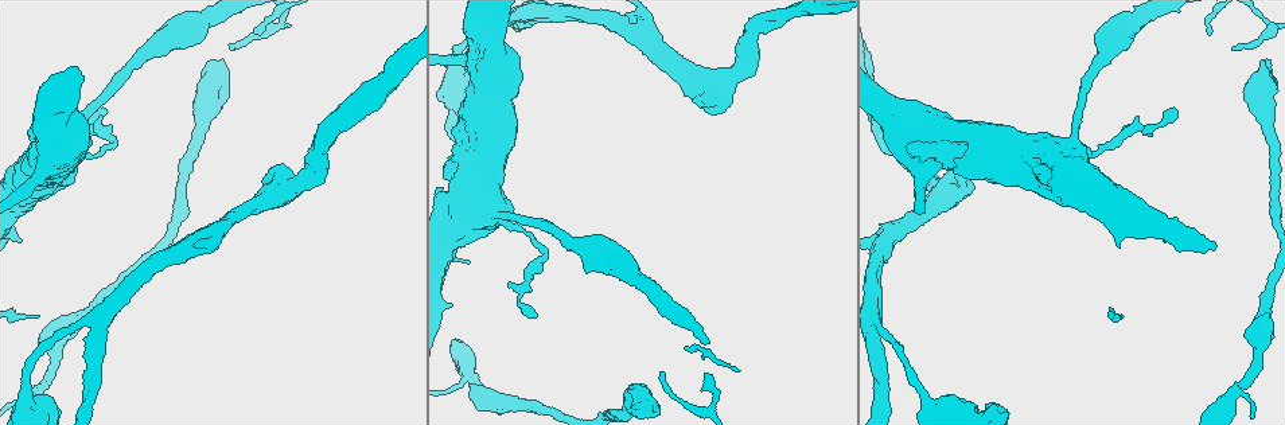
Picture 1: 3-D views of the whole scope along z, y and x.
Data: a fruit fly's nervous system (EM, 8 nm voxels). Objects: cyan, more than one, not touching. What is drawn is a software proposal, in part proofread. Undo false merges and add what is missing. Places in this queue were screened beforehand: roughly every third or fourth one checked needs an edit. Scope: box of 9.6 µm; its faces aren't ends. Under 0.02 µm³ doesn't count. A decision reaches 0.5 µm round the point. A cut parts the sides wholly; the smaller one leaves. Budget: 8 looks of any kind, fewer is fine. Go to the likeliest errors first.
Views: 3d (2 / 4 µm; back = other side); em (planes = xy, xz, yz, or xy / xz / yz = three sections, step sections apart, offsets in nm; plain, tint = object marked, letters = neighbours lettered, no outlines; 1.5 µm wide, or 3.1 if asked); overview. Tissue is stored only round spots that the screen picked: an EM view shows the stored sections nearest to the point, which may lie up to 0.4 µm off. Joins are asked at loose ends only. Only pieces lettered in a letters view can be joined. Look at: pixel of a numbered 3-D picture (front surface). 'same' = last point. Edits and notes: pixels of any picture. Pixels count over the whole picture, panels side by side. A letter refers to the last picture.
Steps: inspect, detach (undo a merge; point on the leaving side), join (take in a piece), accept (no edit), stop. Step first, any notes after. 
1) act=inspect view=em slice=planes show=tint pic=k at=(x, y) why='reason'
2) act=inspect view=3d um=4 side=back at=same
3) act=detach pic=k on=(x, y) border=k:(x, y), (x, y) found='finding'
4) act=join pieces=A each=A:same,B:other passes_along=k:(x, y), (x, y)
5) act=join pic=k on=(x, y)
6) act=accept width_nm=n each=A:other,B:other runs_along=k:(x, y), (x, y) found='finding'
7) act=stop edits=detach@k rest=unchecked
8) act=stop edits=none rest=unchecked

act=inspect view=em slice=planes show=letters pic=1 at=(985, 405) why='thick end'

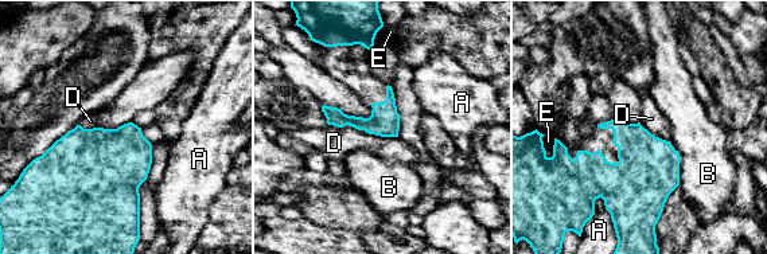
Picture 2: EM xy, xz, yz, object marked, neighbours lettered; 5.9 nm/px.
act=accept longest_contact=D:440nm each=A:other,B:other,D:other,E:other found='no lettered piece goes on from it'

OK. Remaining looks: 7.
act=inspect view=3d um=4 side=back pic=1 at=(878, 323) why='three-way junction'

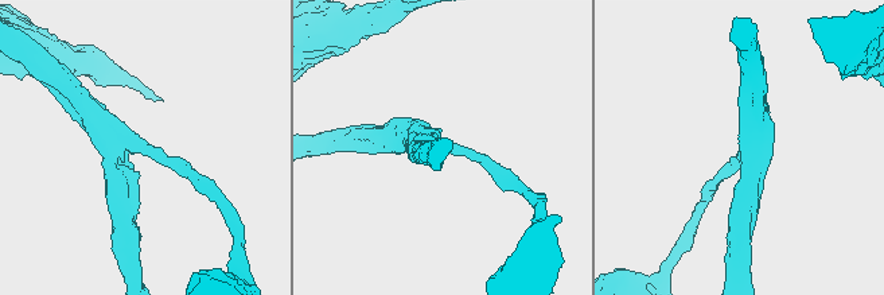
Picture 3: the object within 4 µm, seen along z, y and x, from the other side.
act=inspect view=em slice=planes show=letters pic=3 at=(145, 149) arms=3 arm_widths_nm=160,280,400

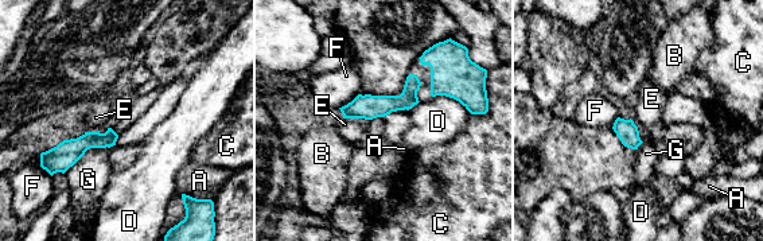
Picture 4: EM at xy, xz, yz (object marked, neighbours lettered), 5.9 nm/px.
act=accept width_nm=80 each=A:other,B:other,C:other,D:other,E:other,F:other,G:other found='continuous, no second neuron'

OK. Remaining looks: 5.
act=inspect view=em slice=planes show=letters pic=1 at=(470, 374)

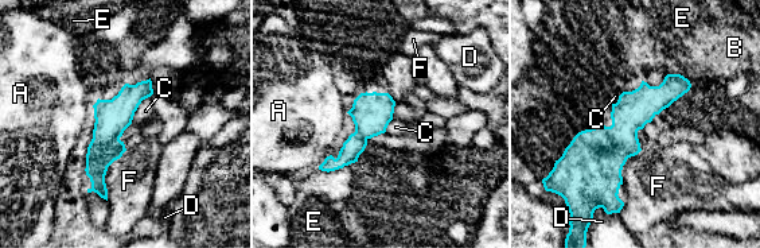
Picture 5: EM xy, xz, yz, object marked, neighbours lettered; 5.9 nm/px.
act=detach pic=5 on=(354, 146) each=A:other,B:other,C:other,D:other,E:other,F:other border=5:(355, 130), (366, 139) found='a second neuron is stuck on'

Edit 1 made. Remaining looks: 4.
act=stop edits=detach@5 rest=unchecked

